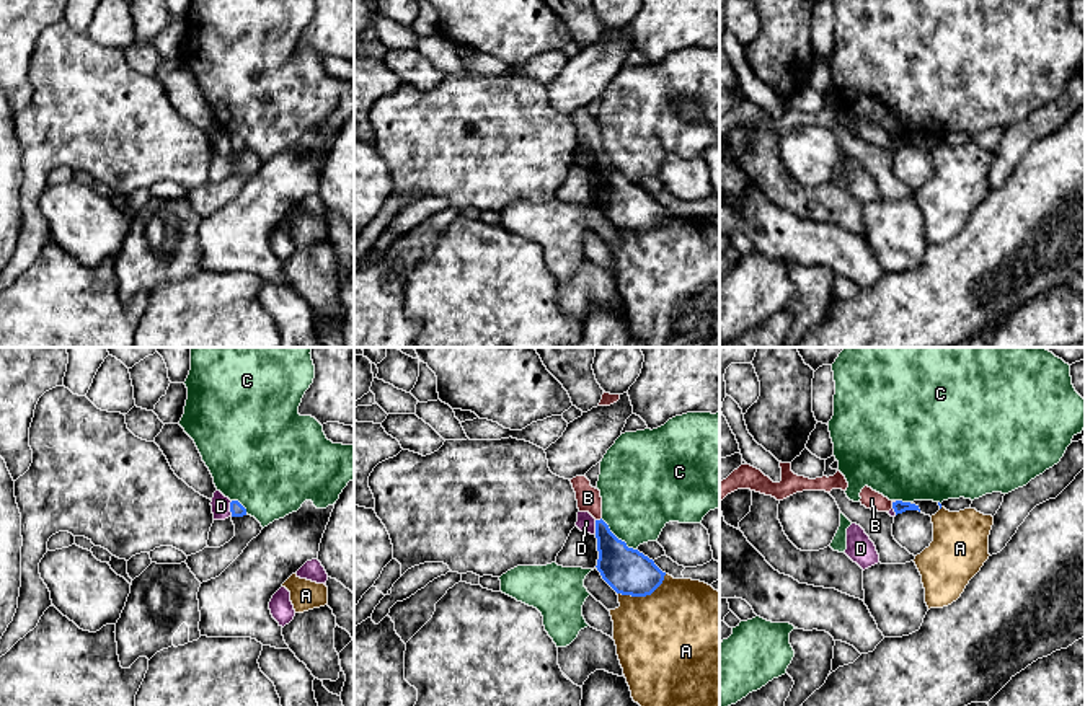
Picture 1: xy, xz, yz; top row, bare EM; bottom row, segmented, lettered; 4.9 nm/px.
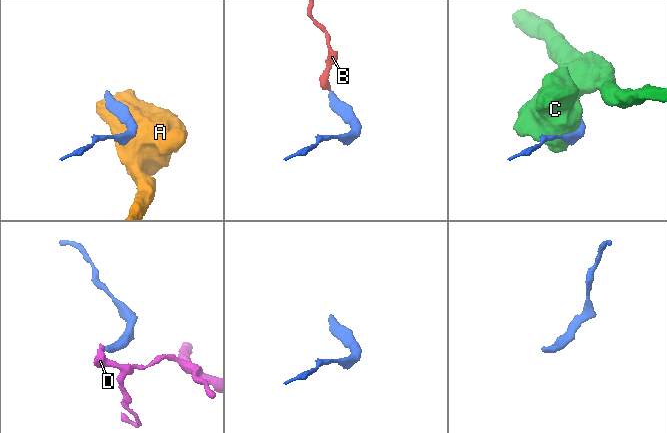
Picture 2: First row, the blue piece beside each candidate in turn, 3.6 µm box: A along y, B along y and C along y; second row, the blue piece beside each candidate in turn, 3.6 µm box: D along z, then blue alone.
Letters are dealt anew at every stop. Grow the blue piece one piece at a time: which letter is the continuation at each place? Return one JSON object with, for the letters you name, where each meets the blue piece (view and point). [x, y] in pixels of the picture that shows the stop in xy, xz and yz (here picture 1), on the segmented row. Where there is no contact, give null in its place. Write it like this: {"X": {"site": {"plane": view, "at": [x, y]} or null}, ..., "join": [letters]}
{"B": {"site": {"plane": "xz", "at": [597, 520]}}, "join": ["B"]}

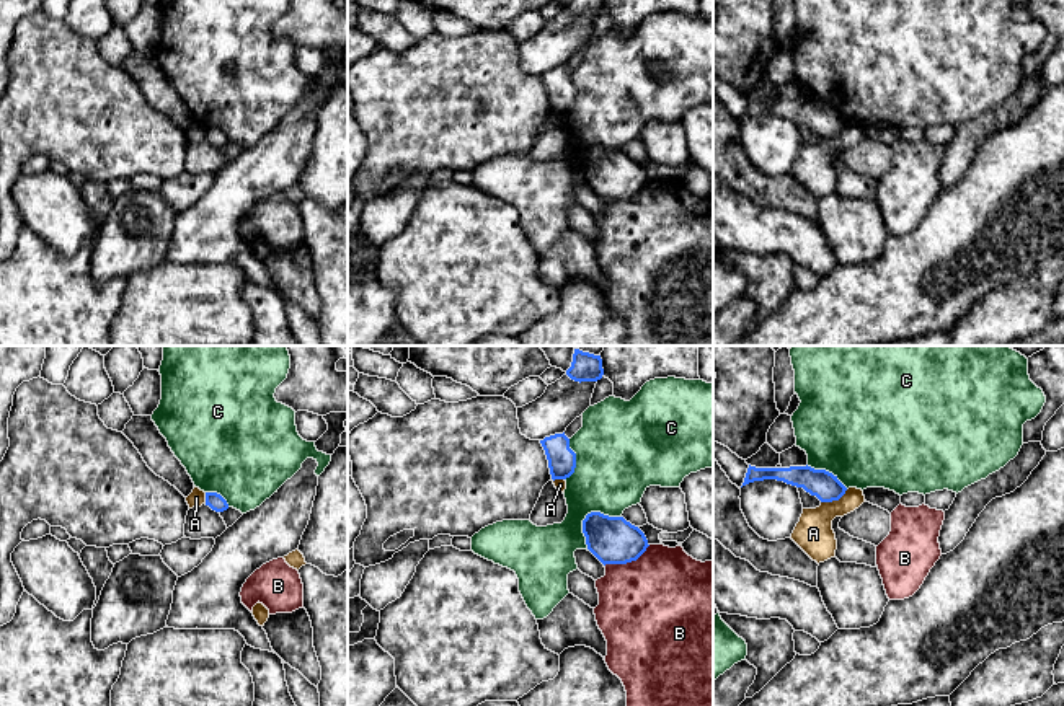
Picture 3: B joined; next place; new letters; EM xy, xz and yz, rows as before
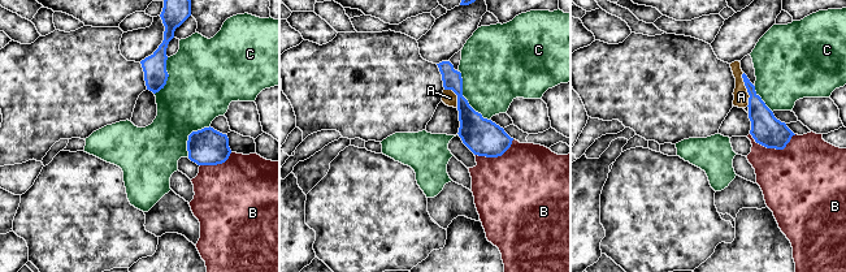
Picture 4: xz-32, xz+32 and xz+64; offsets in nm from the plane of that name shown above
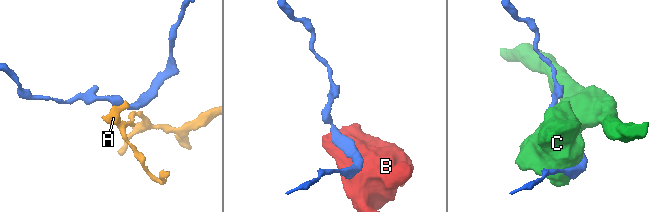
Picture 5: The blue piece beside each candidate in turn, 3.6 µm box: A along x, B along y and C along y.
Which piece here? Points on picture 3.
{"join": []}

